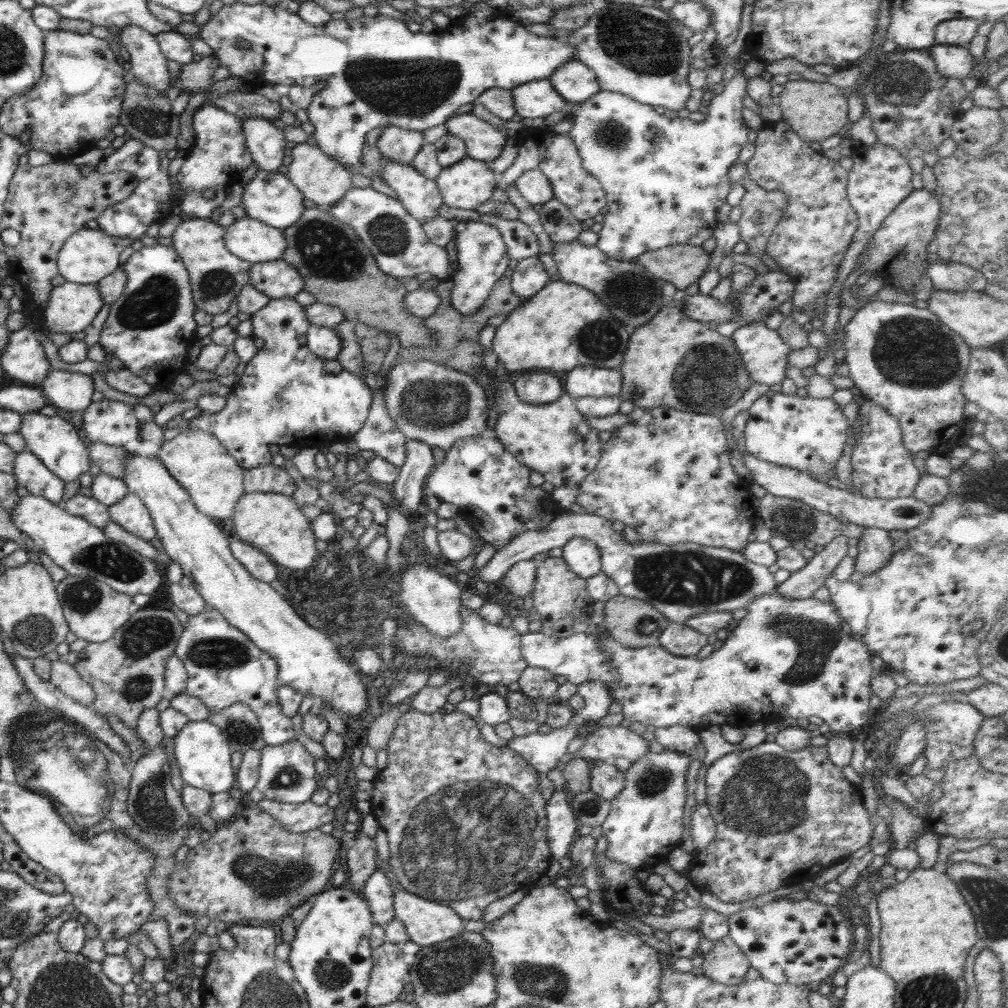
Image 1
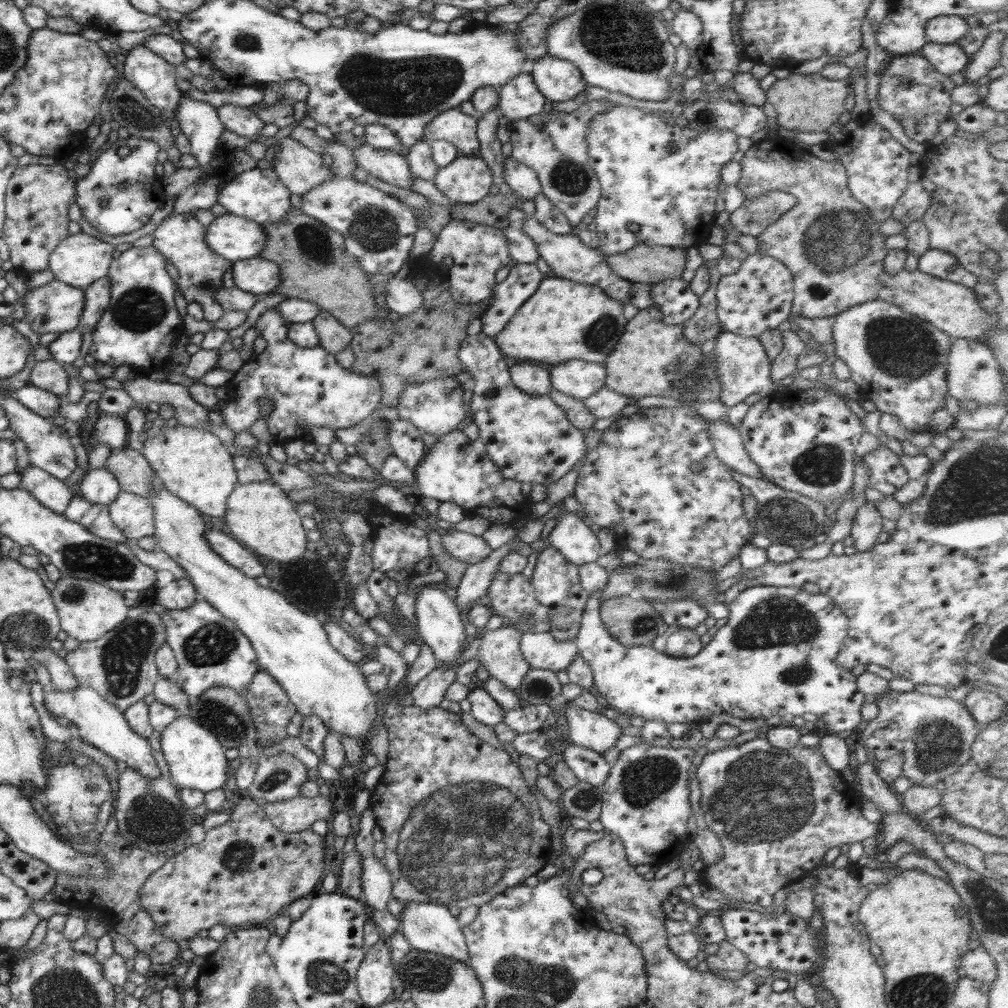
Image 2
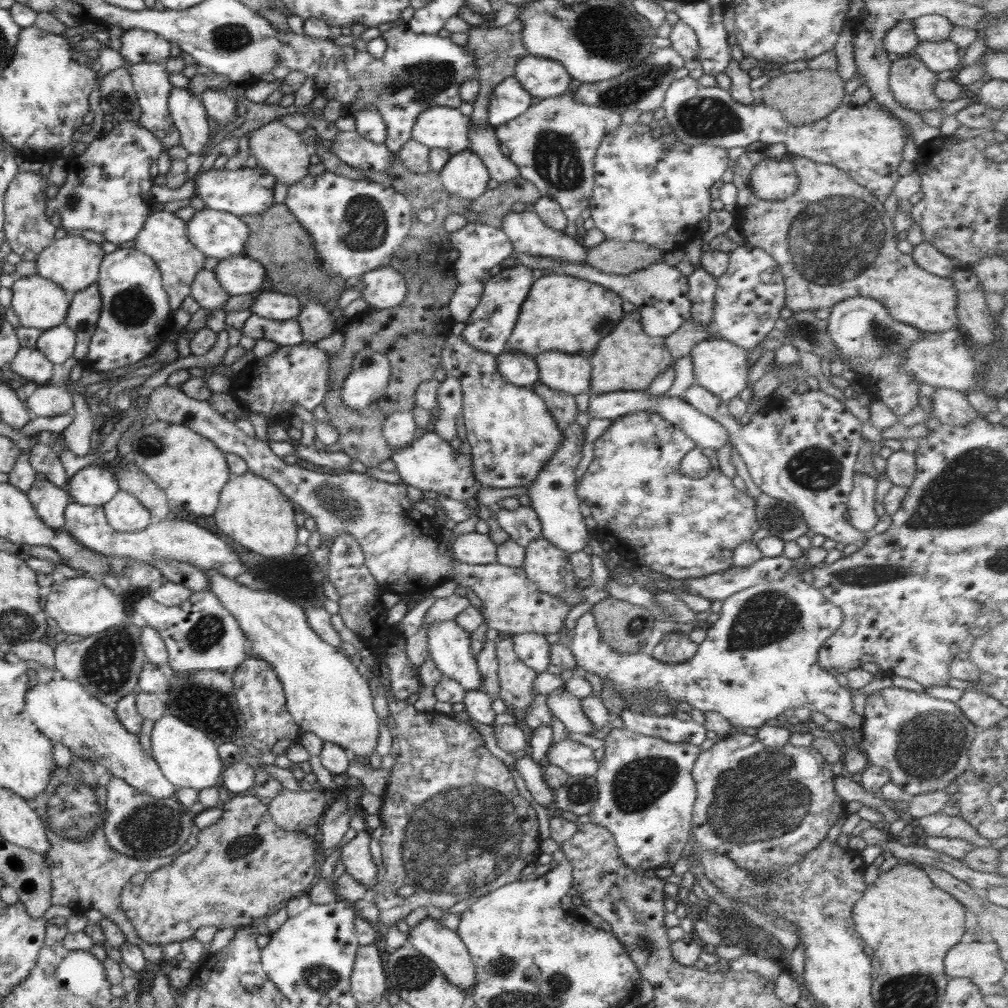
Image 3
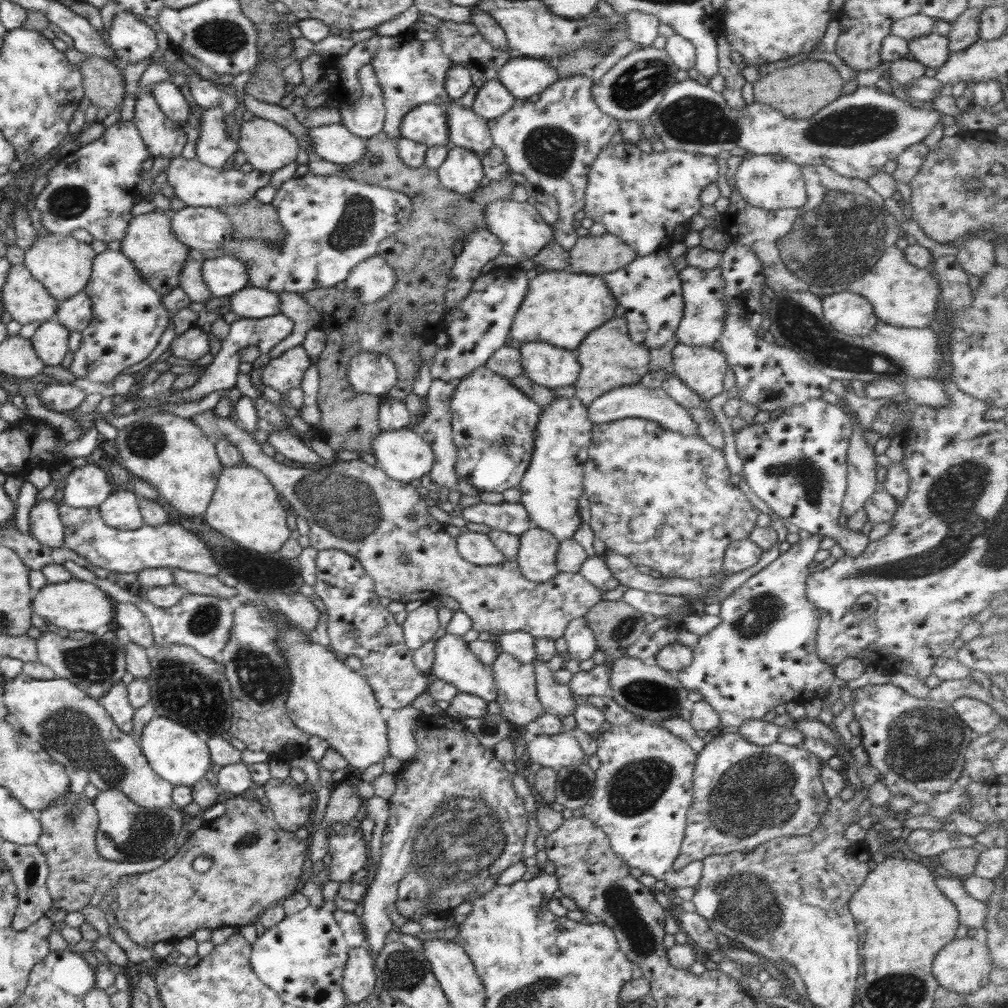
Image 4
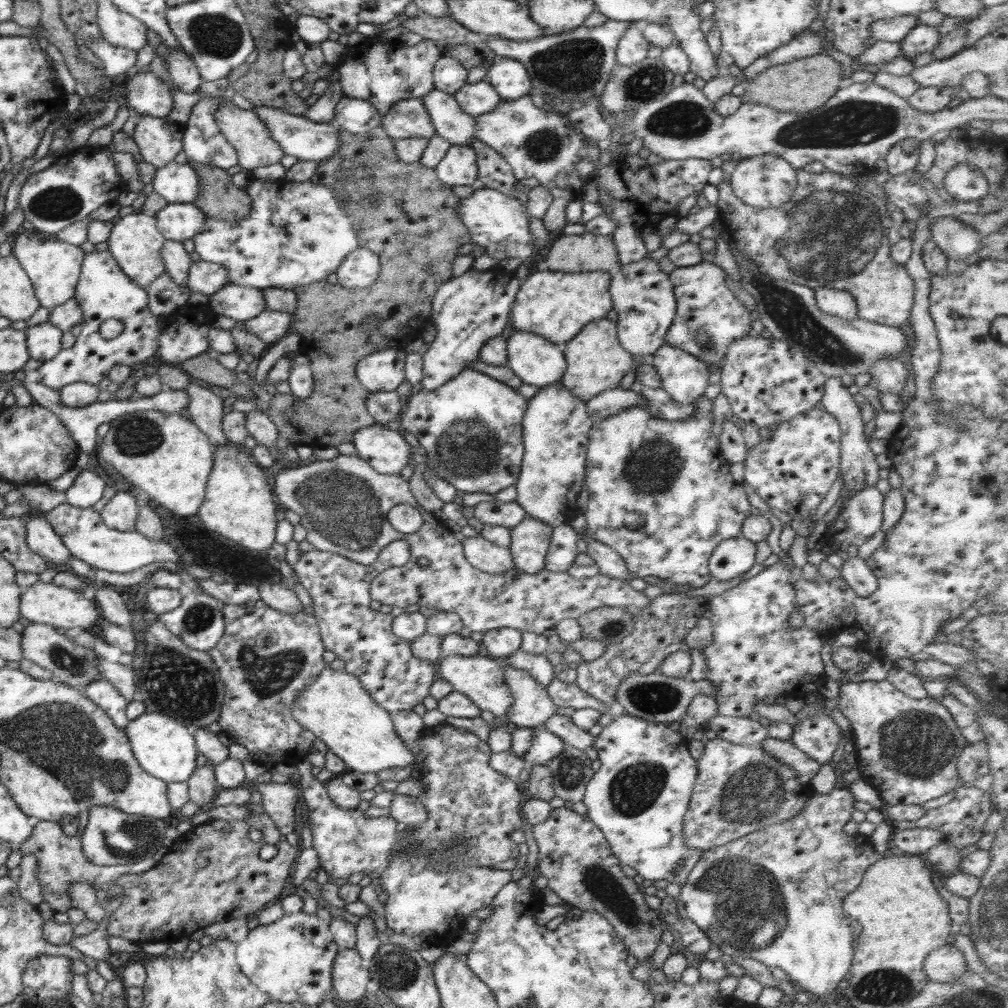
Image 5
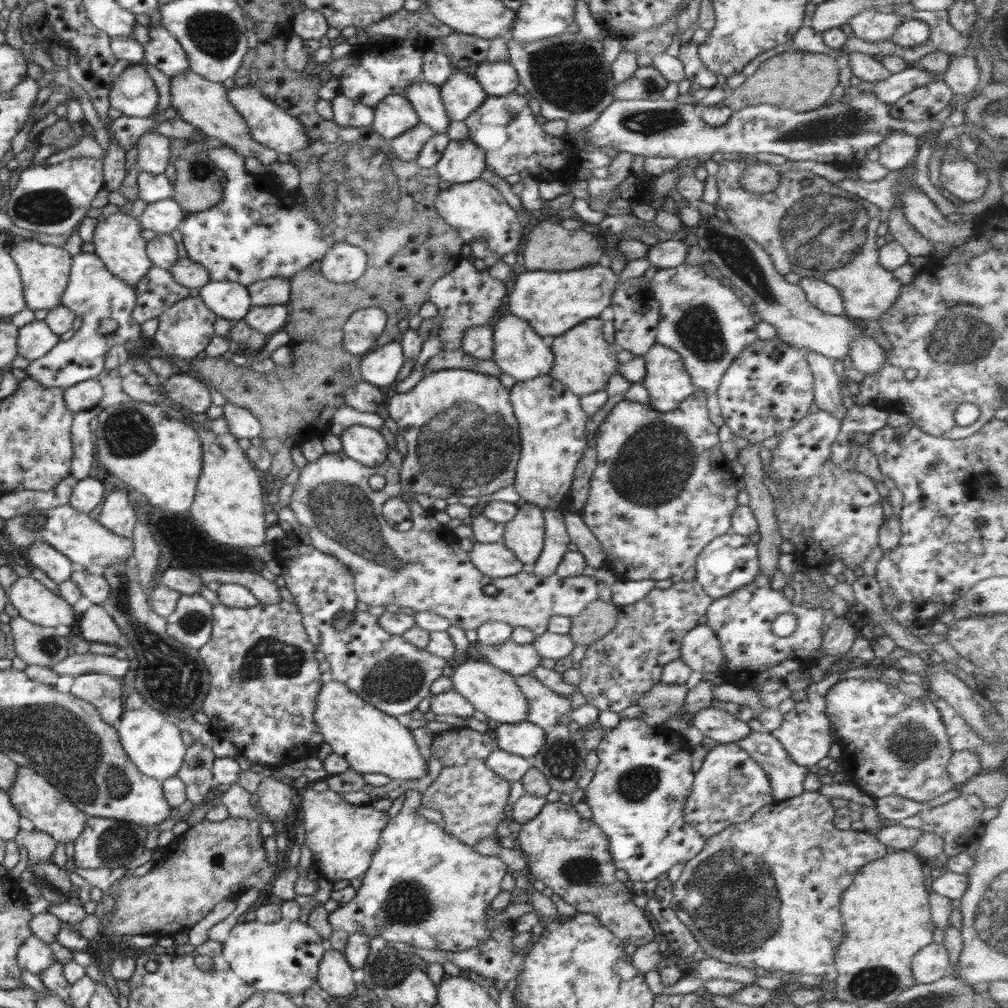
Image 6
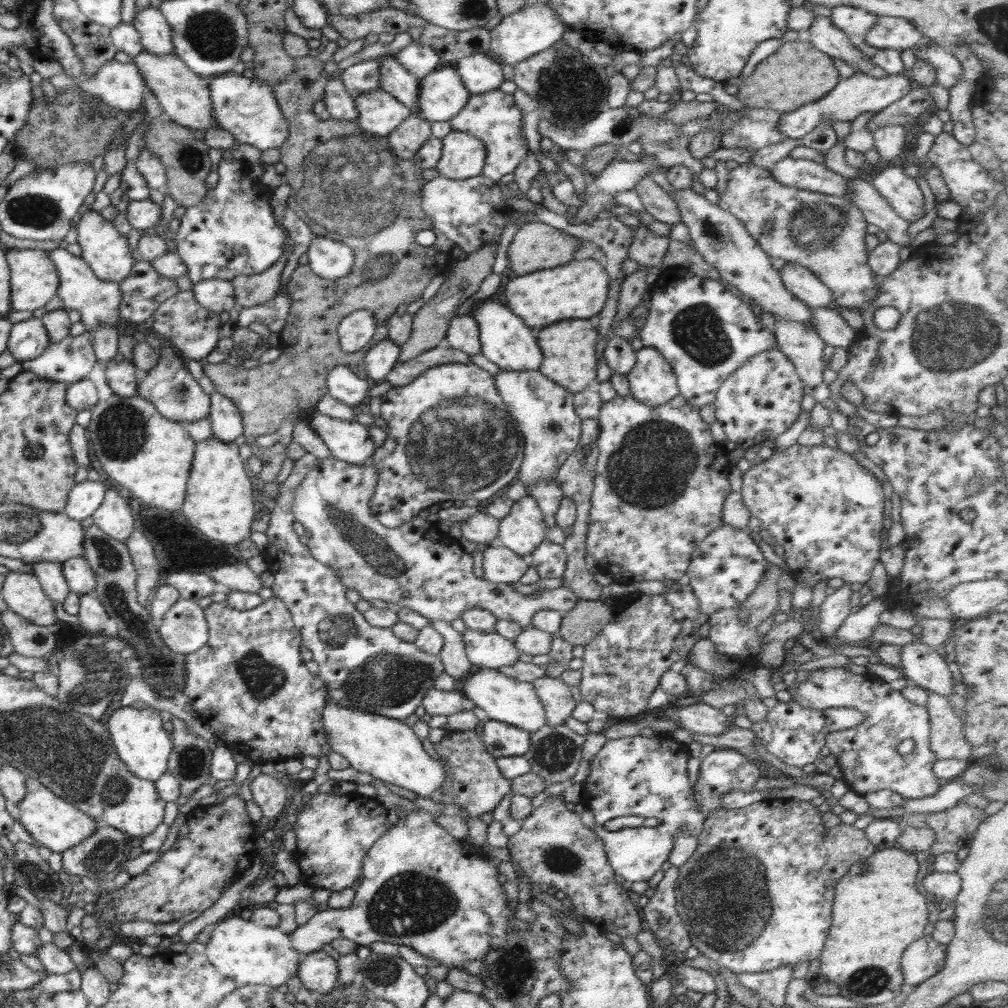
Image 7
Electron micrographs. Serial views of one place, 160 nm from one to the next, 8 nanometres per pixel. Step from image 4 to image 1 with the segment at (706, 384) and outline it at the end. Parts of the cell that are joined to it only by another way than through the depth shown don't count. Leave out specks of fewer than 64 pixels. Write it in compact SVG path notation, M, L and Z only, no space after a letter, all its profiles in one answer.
M748 323L730 336L751 382L775 385L787 377L789 344L765 323Z

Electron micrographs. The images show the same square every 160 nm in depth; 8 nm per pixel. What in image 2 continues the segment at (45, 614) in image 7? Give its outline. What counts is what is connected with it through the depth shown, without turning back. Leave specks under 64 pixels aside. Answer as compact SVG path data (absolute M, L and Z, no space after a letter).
M63 575L54 584L51 590L52 601L54 601L54 607L56 607L56 612L59 616L61 630L64 630L68 636L72 636L72 638L76 638L76 640L82 642L98 640L98 638L104 636L106 632L118 626L120 622L125 621L129 607L124 603L125 598L122 593L110 590L110 588L107 588L102 583L79 579L73 576Z

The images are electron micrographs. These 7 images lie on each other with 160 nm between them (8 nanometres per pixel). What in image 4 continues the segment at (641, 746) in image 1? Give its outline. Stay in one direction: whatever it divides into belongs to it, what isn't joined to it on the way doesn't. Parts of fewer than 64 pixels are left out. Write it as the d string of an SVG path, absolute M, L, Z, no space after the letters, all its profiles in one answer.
M544 661L533 662L537 695L545 708L545 712L553 714L556 718L562 719L565 714L575 712L576 706L573 699L574 694L570 687L558 684L553 677L553 671L549 664Z

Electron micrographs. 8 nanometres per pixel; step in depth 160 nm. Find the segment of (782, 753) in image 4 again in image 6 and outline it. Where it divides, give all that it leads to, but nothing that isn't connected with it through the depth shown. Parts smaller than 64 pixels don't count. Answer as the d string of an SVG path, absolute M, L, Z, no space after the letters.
M721 743L712 747L694 776L693 787L685 804L684 818L705 839L730 827L731 824L746 822L763 806L778 802L771 795L767 774L735 743Z

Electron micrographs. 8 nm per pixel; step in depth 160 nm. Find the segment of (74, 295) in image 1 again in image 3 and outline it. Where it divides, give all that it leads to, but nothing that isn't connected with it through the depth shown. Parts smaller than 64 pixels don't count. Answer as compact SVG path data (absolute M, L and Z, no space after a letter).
M38 274L17 276L11 289L11 307L22 326L45 331L65 321L70 296L52 280Z

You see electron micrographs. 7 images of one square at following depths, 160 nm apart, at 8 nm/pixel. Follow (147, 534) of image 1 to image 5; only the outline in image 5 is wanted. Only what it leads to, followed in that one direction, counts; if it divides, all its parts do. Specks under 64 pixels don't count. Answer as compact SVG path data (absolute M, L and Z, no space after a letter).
M118 491L101 511L104 525L119 532L133 532L139 516L139 506L132 492Z

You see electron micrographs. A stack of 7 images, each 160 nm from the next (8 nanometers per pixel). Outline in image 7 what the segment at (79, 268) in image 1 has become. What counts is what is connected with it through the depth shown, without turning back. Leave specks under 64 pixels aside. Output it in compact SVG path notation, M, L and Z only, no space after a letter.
M11 249L6 251L6 259L10 267L11 311L38 310L57 294L59 276L50 259L50 252L39 249Z

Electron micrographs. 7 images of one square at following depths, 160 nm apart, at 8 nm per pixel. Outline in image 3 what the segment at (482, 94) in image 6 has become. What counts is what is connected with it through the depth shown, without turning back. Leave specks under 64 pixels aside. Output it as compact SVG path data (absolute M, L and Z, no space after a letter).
M509 76L497 84L489 97L488 123L492 128L522 116L536 102L534 96L528 94L514 76Z

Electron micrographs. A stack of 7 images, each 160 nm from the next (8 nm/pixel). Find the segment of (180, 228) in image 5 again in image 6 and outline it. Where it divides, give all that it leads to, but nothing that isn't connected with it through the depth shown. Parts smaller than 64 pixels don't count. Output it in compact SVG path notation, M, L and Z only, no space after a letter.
M172 198L148 203L138 217L141 227L169 234L182 222L184 209Z

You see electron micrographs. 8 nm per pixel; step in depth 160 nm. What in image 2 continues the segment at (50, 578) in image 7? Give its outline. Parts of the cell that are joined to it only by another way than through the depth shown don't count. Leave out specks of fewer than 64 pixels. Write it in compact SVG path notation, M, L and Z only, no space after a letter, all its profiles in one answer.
M31 465L22 471L21 477L20 489L26 490L38 503L53 510L55 514L63 515L73 494L62 480Z

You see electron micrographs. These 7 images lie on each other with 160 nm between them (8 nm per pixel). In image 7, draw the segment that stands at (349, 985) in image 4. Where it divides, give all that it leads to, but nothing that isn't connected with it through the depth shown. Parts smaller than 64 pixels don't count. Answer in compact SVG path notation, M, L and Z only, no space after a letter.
M315 951L303 956L297 977L304 985L303 988L324 995L338 984L338 976L338 962L326 952Z

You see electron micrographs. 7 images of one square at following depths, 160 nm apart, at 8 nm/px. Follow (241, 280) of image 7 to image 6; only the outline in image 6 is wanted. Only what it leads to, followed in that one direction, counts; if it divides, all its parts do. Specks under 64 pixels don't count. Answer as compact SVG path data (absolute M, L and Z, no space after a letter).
M282 277L257 280L247 286L252 304L257 307L288 305L291 293L289 280Z

